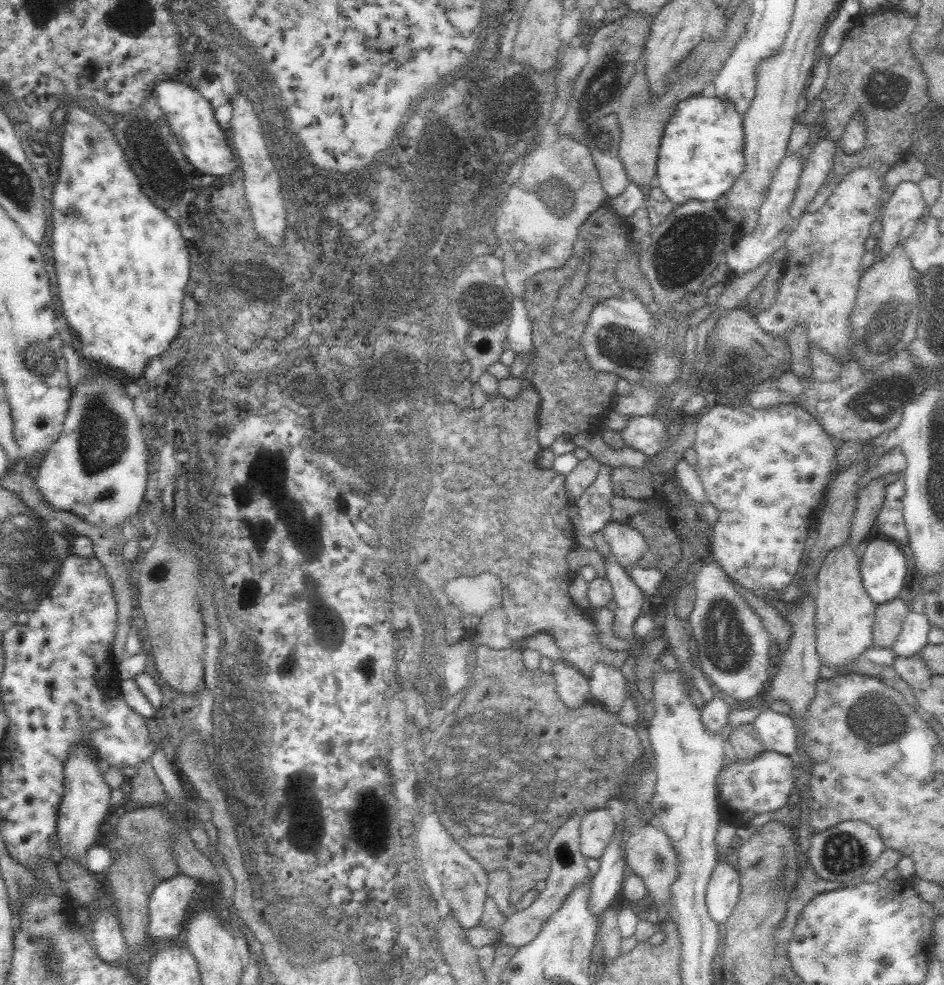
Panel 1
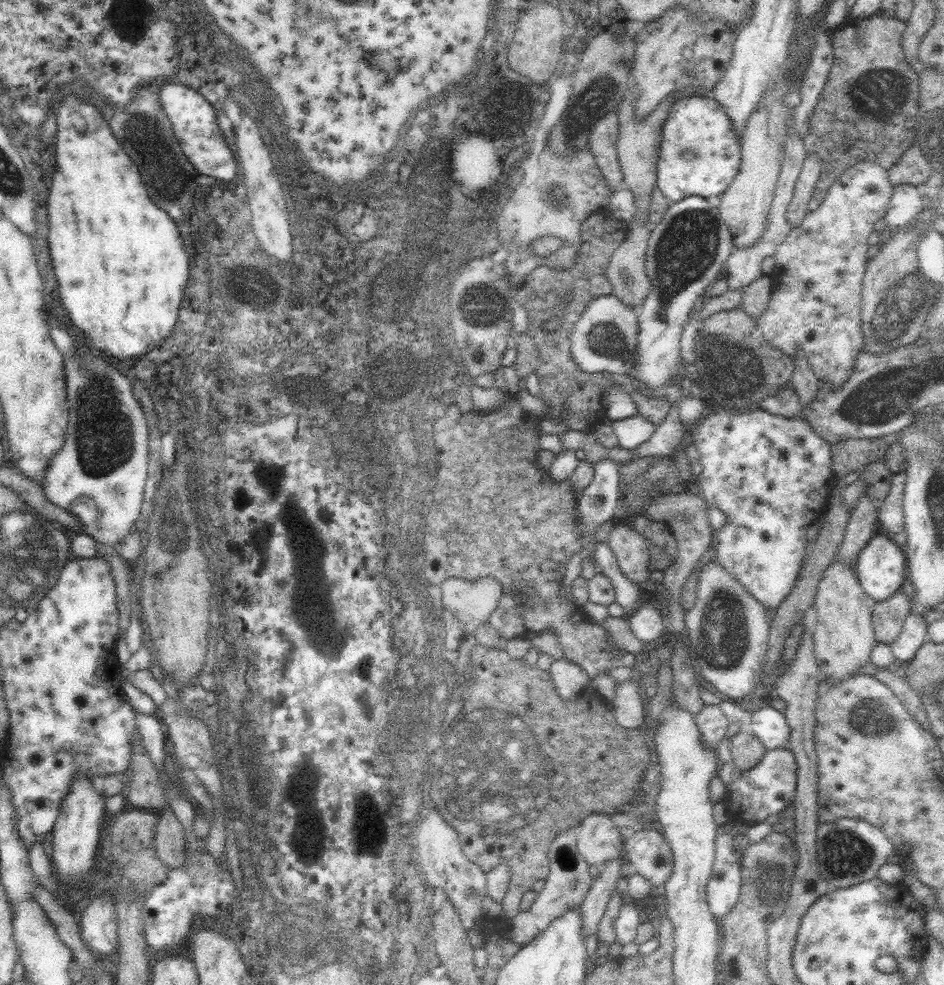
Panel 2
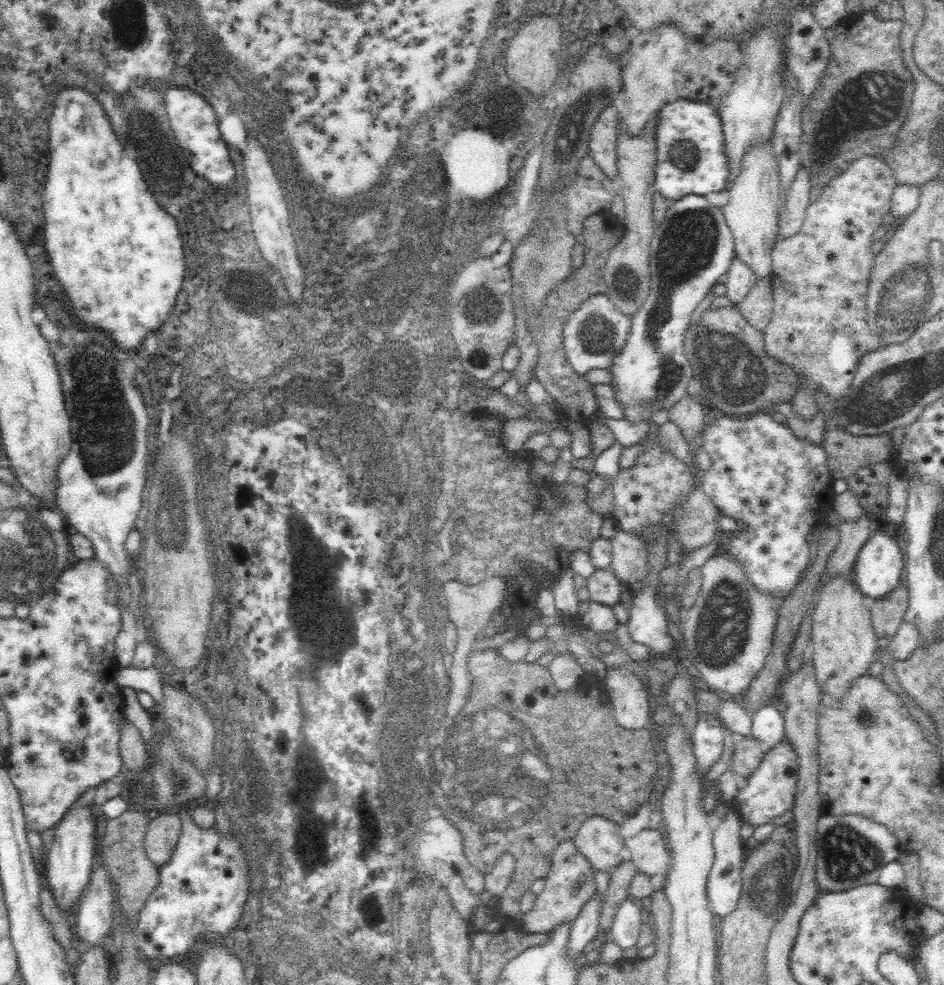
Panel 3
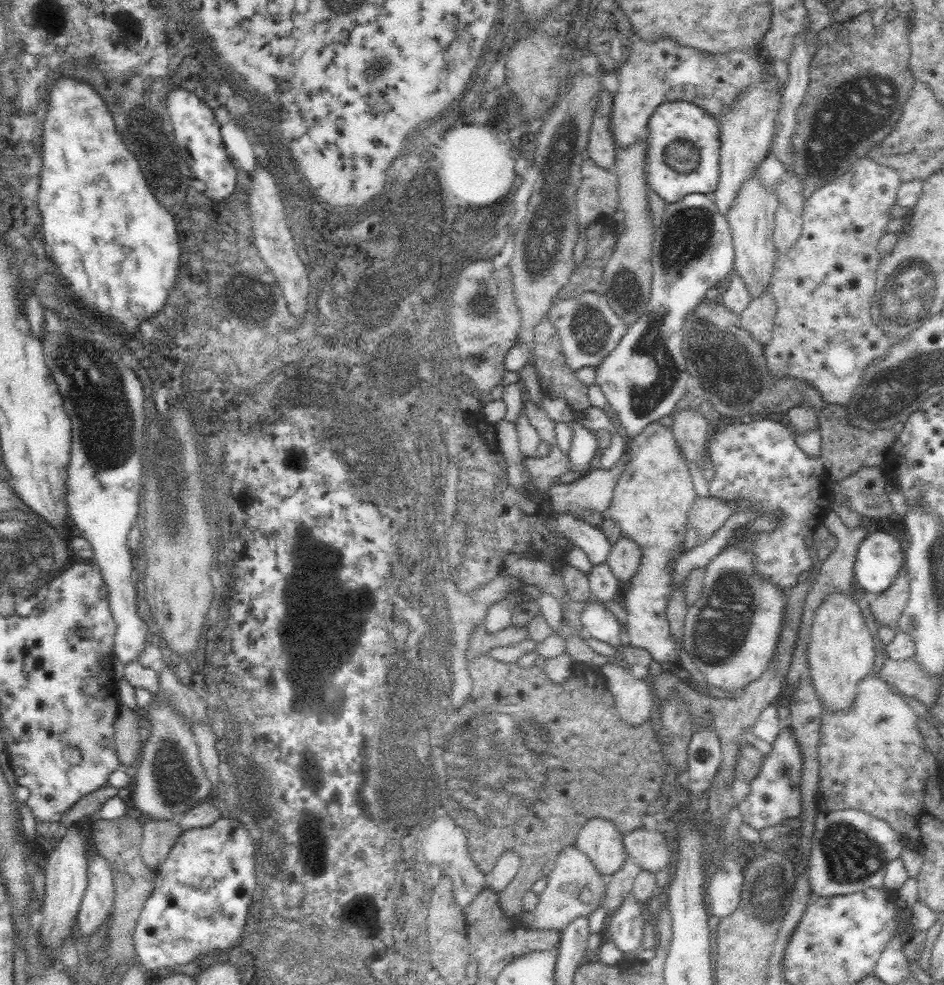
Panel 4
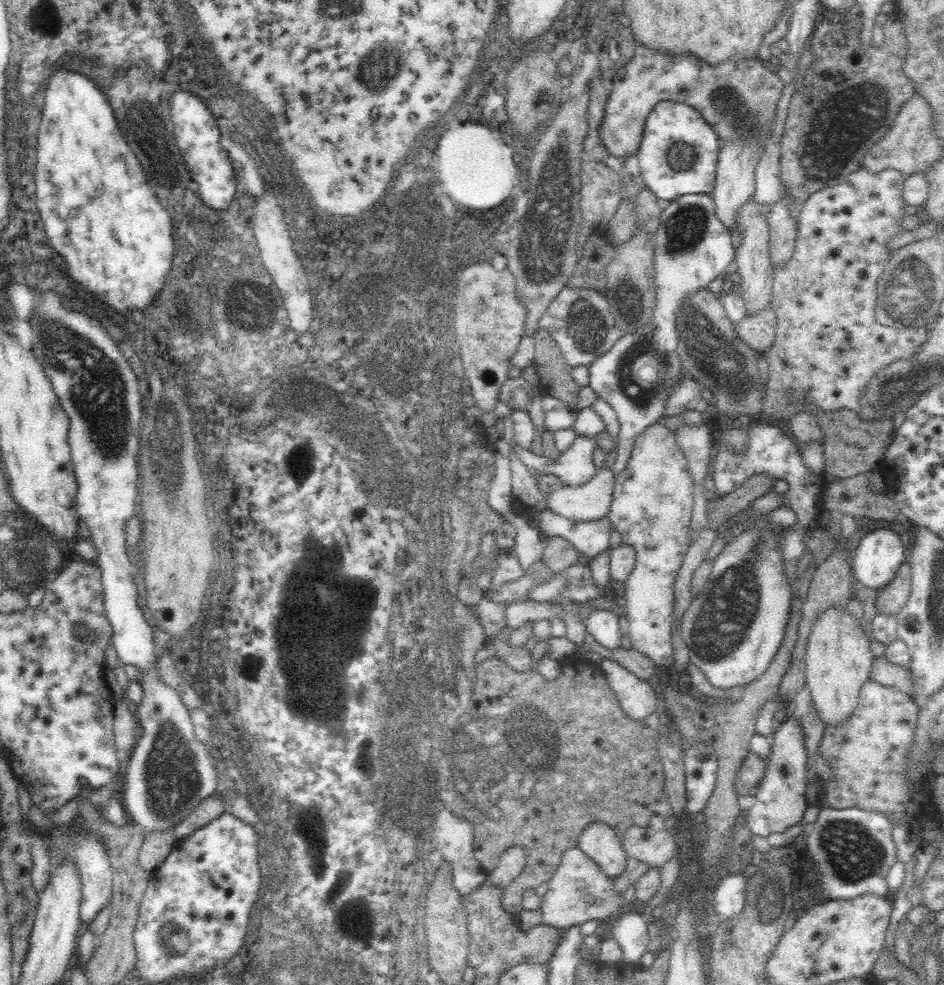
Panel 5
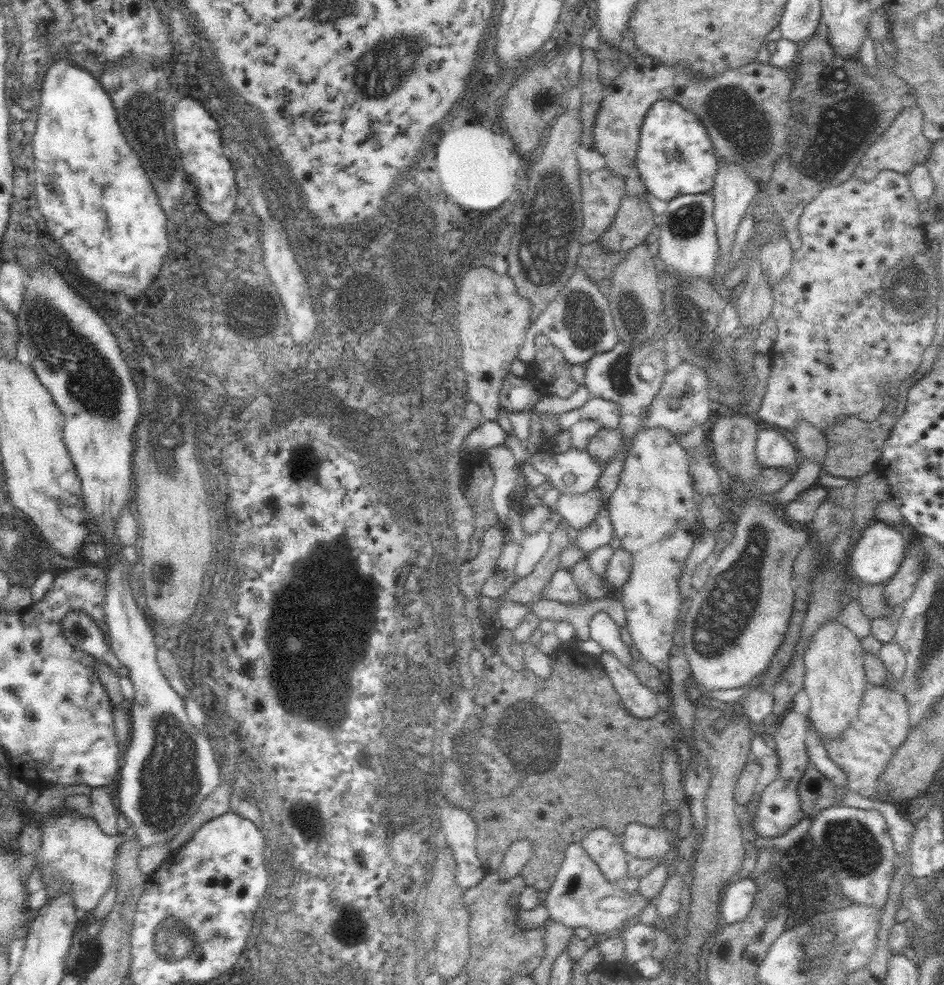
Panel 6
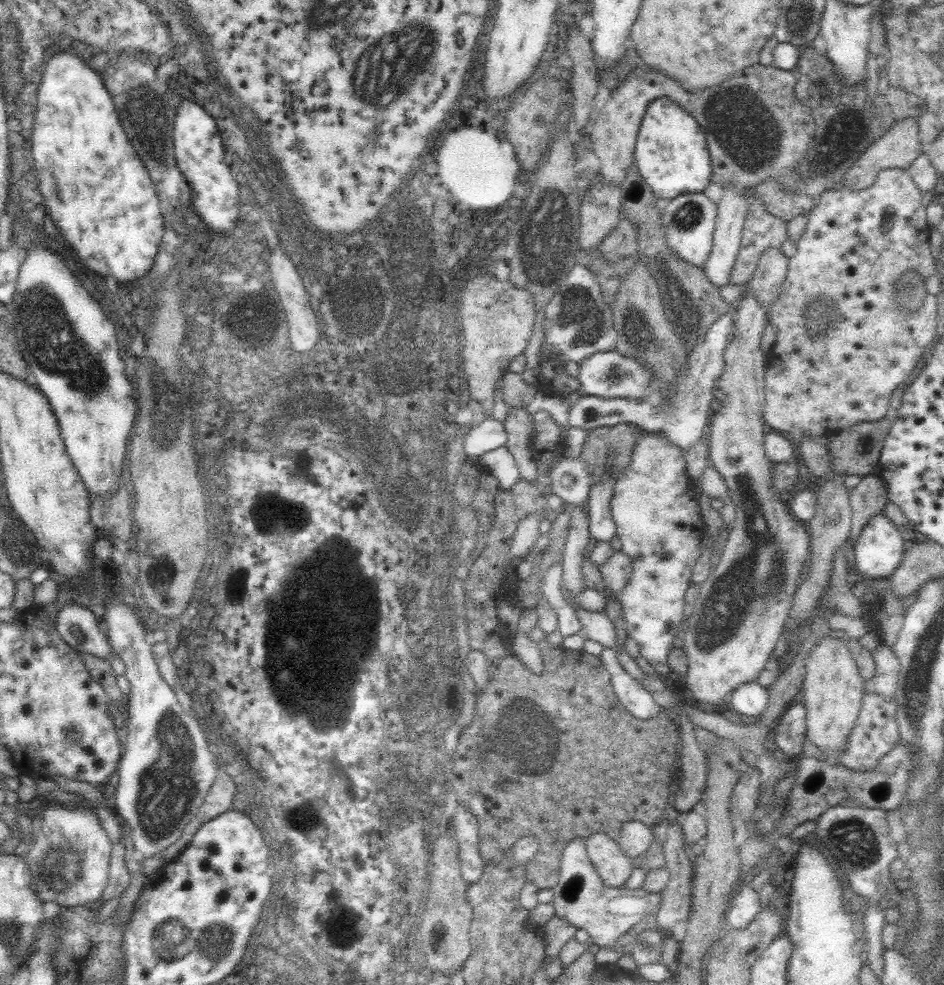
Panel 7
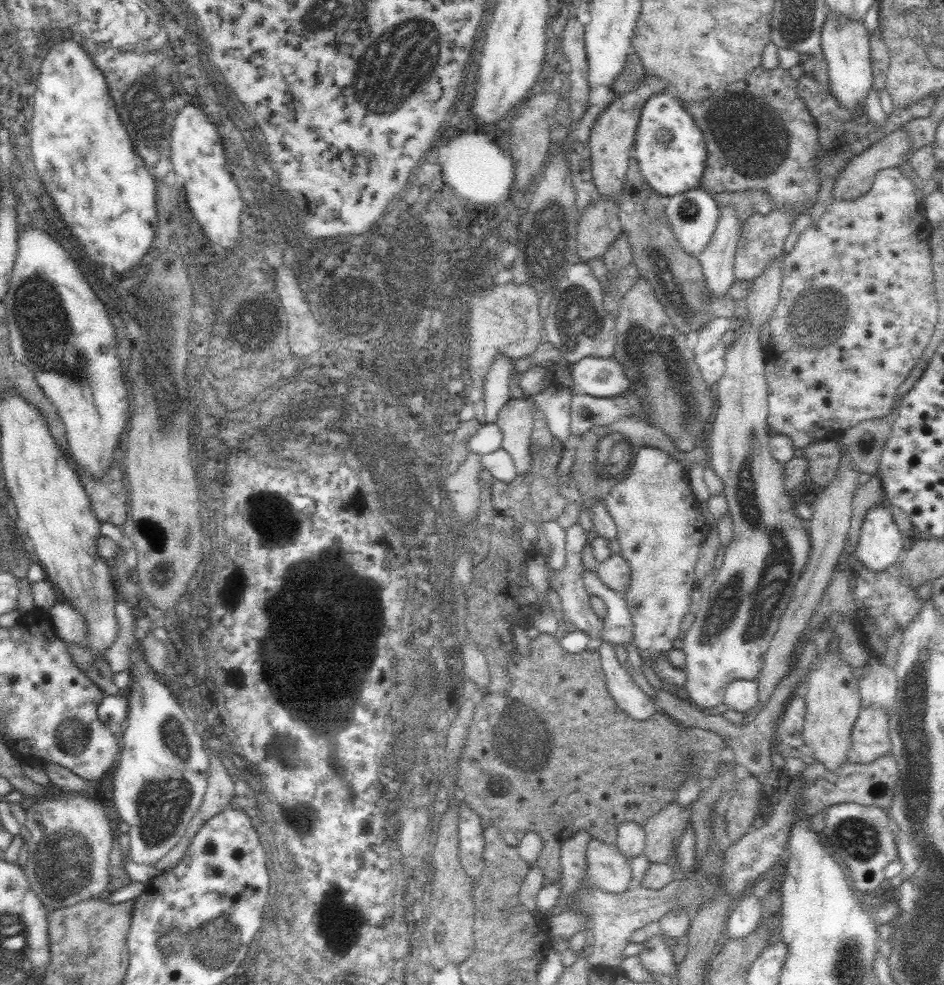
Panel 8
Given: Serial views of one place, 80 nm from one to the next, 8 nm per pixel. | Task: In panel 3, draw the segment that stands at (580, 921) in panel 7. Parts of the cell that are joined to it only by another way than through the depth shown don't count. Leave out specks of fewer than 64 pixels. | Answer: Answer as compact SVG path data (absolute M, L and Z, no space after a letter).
M574 838L563 840L554 849L553 857L550 862L550 870L545 876L546 882L544 889L537 894L534 906L516 920L516 923L519 924L519 929L525 933L550 933L559 924L572 922L578 914L580 914L582 907L597 894L594 872L595 869L592 868L590 861L577 849Z

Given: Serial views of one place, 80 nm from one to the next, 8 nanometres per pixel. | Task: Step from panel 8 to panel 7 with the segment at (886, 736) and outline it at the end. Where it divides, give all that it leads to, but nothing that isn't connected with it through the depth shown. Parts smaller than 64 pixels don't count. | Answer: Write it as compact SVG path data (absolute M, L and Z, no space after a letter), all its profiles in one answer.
M866 691L862 699L862 706L851 733L848 744L840 752L834 752L831 761L842 765L851 771L871 771L878 761L886 756L899 744L899 728L896 722L896 708L898 705L893 698L884 698L879 694Z

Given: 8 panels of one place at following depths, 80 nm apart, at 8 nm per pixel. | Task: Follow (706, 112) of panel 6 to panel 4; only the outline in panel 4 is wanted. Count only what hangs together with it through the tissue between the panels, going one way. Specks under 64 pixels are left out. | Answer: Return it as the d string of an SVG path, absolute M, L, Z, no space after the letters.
M638 37L638 41L632 45L629 53L630 57L626 63L616 71L619 89L614 92L612 128L610 128L615 147L616 144L628 146L634 142L647 140L648 124L652 114L656 112L660 104L668 101L688 100L693 102L702 106L702 109L714 115L714 119L720 122L726 115L726 109L733 106L737 96L741 96L741 92L748 85L754 86L764 79L765 62L755 53L746 51L730 51L726 55L714 56L691 47L682 47L672 37L660 37L654 43L648 43Z

